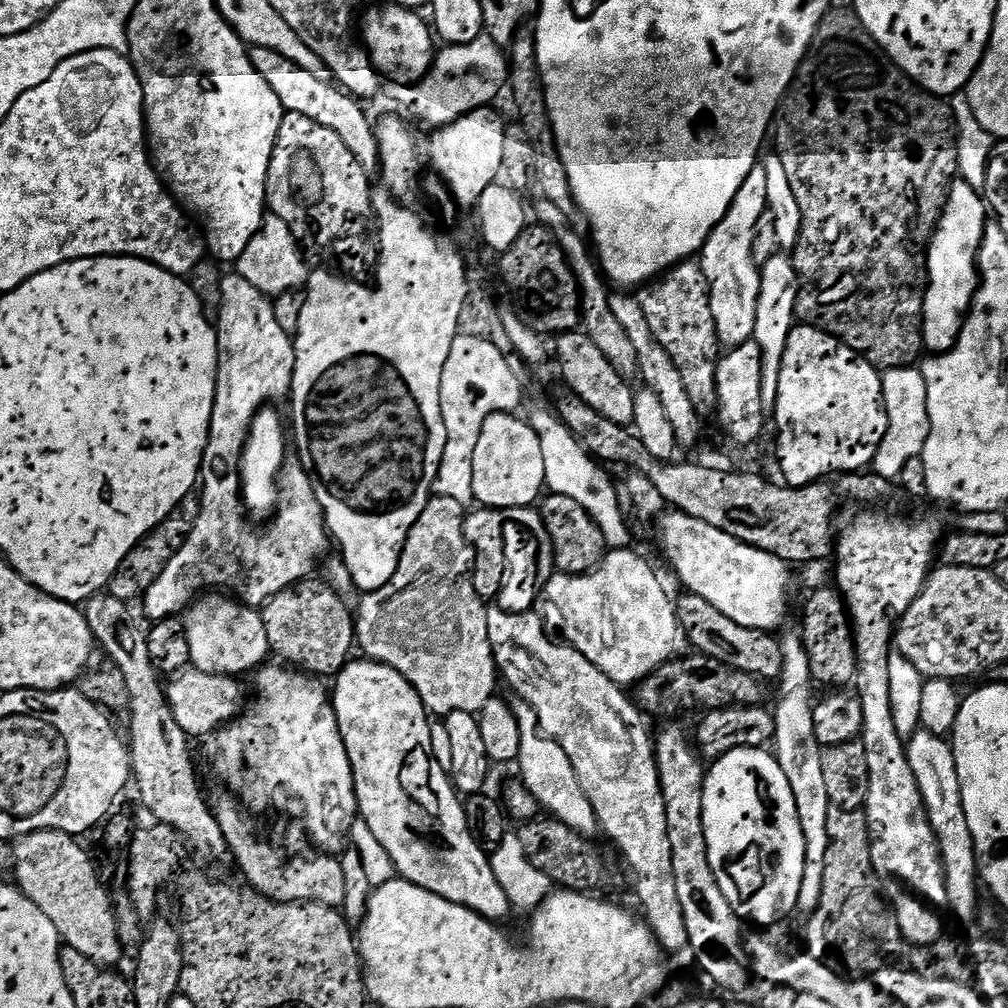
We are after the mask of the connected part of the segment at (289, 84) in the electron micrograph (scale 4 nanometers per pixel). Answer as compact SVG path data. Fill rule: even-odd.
M252 48L250 52L254 70L266 78L266 83L274 94L278 94L278 102L282 102L285 112L302 114L302 118L310 118L318 122L318 126L326 126L346 142L346 148L354 158L367 170L369 174L375 173L380 166L380 141L376 138L373 121L368 121L364 108L357 97L347 93L335 83L314 78L310 70L302 70L290 58L282 58L282 54L274 54L274 50L265 48Z

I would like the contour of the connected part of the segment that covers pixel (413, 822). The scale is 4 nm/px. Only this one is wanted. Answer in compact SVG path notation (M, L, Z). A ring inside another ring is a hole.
M367 658L356 659L349 659L342 671L336 673L336 689L331 689L330 703L336 711L342 742L350 758L359 819L364 820L374 838L386 846L386 854L390 854L397 873L403 879L450 902L465 904L488 920L504 922L513 906L498 878L494 878L489 853L470 830L464 805L450 772L443 769L434 756L431 749L433 721L416 687L389 664L379 664L377 660Z

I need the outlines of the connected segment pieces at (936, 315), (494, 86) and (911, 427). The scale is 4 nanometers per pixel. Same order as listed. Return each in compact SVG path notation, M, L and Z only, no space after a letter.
M957 179L948 192L944 213L928 247L928 289L924 299L924 346L929 353L948 352L958 342L964 318L980 287L980 243L990 212L979 191Z
M482 34L474 42L469 44L449 44L441 47L435 53L432 61L432 68L423 80L407 84L392 84L392 96L412 116L417 116L424 124L432 124L433 129L442 128L446 124L452 124L458 118L462 118L468 112L483 109L500 92L500 87L505 87L510 76L510 64L506 59L506 52L501 45L498 45L487 34Z
M919 367L890 368L882 376L882 394L888 425L886 438L878 446L878 454L872 459L870 468L873 473L890 481L904 472L904 467L912 459L919 457L926 446L930 434L930 414L926 406L926 378Z

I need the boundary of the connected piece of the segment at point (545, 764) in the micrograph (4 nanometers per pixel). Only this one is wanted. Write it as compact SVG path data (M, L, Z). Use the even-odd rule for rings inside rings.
M518 700L513 703L515 717L518 718L518 726L521 733L522 745L519 747L519 758L516 761L520 767L521 781L534 794L537 803L544 809L550 811L555 819L562 821L564 825L570 826L580 836L593 839L599 835L599 824L597 815L594 814L593 806L586 798L582 784L578 781L578 774L570 758L566 755L562 746L554 739L548 738L540 730L537 712L528 703Z

